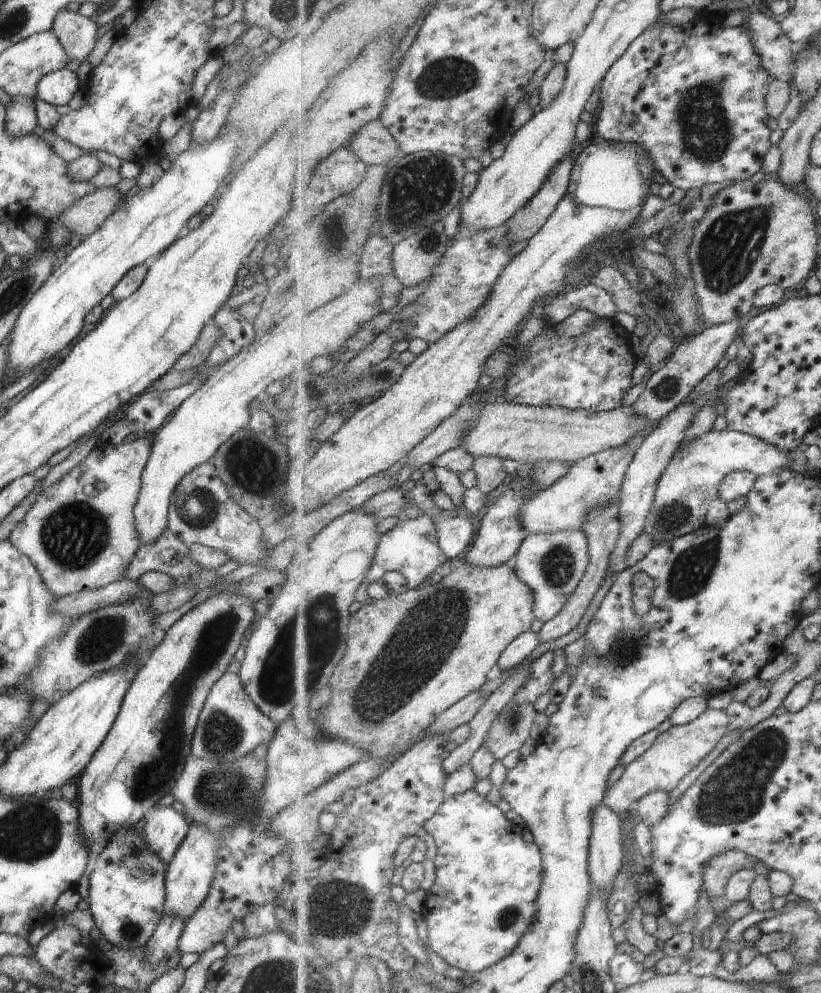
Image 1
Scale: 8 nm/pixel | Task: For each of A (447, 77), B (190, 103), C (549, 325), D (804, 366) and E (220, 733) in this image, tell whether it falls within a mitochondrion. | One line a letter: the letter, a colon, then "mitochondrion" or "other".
A: mitochondrion
B: other
C: other
D: other
E: mitochondrion

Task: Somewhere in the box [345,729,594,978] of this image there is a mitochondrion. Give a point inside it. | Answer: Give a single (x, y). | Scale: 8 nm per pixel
(508, 916)

